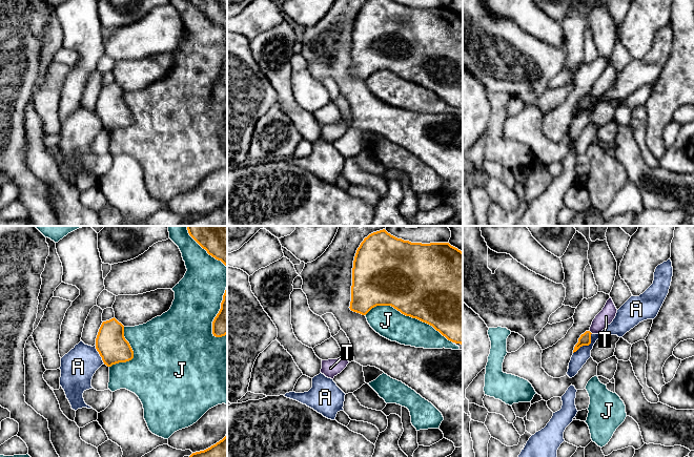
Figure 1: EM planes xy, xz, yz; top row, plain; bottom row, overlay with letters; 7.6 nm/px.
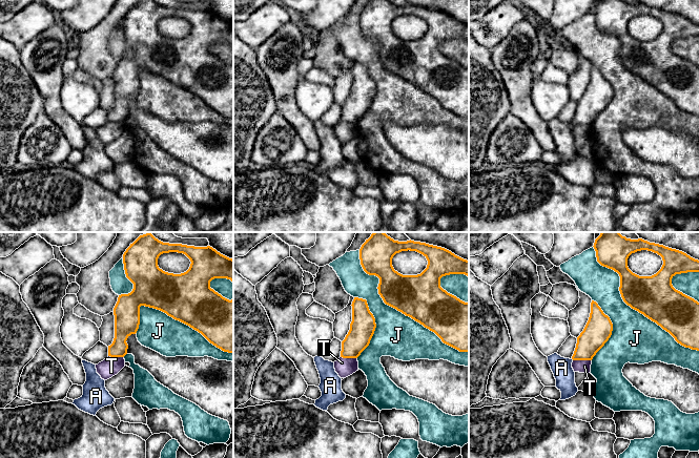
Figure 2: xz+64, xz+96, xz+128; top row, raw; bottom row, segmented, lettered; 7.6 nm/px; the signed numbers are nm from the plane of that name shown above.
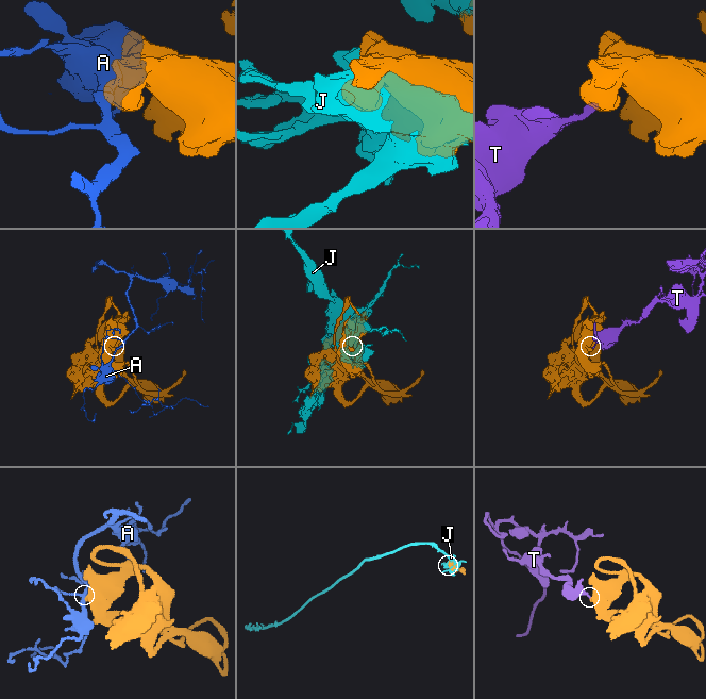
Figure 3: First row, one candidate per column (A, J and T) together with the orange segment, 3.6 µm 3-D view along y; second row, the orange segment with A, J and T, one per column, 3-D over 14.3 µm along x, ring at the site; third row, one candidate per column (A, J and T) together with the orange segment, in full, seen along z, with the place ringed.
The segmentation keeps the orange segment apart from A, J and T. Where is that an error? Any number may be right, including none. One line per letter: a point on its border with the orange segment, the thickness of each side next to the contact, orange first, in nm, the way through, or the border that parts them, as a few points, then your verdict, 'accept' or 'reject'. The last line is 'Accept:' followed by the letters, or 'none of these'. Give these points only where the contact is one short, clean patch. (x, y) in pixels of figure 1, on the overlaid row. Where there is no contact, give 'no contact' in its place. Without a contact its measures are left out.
A: contact yz (586, 345); calibres 90 and 120 nm; border yz (591, 333), (591, 341), (588, 345), (580, 346), (573, 353); reject
J: contact xz (409, 315); calibres 500 and 240 nm; reject
T: contact yz (590, 332); calibres 90 and 120 nm; border yz (589, 331), (592, 333); reject
Accept: none of these

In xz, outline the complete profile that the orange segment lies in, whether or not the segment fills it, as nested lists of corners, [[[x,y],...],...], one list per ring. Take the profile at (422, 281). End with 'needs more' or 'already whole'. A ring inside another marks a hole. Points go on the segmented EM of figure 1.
[[[385,229],[369,234],[354,256],[349,308],[366,315],[376,306],[391,306],[463,345],[463,252],[449,243],[404,241]]]; already whole

